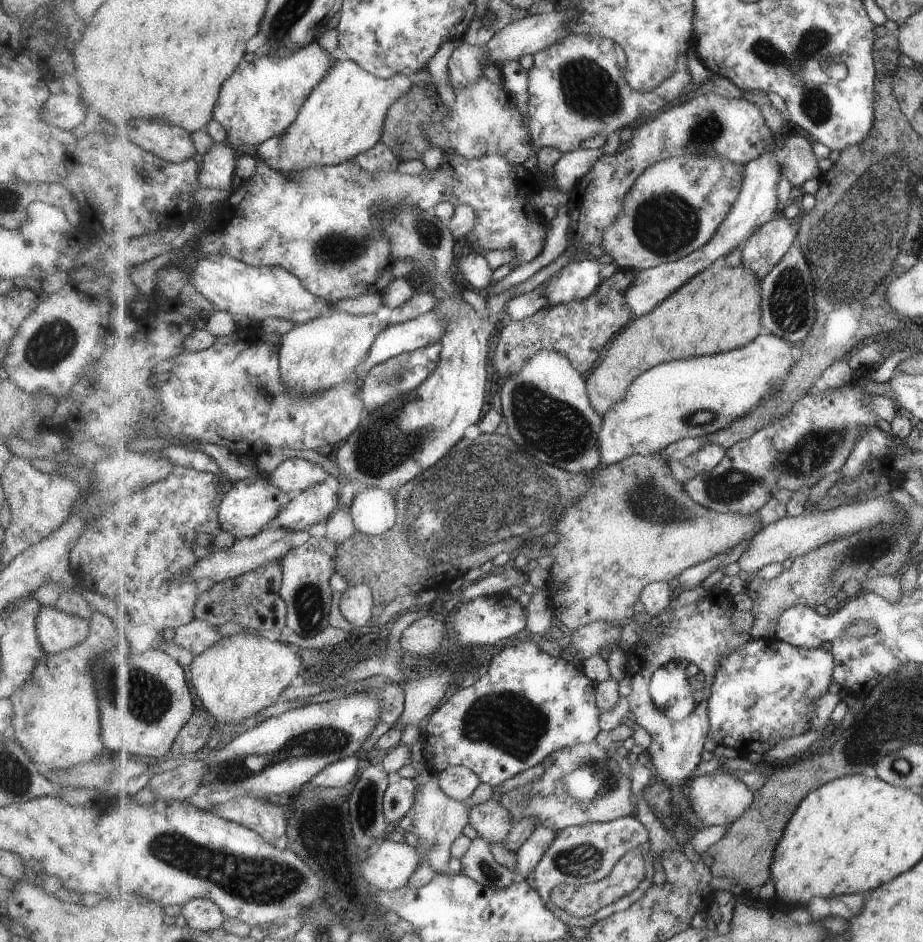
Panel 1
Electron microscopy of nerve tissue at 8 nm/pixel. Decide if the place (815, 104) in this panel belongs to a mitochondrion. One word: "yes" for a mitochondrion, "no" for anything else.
yes

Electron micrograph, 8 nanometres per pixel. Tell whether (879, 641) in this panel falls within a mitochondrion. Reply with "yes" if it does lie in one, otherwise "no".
no

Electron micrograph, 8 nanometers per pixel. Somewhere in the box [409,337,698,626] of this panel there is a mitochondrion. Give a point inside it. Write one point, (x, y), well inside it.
(550, 426)

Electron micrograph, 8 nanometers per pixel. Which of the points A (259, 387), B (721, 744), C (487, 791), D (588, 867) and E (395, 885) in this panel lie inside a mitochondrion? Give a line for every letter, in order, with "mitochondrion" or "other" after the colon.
A: mitochondrion
B: other
C: other
D: mitochondrion
E: other

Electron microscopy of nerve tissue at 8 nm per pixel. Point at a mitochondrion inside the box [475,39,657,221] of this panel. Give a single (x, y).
(590, 90)

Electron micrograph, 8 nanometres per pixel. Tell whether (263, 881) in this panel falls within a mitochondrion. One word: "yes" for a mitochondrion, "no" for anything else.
yes

